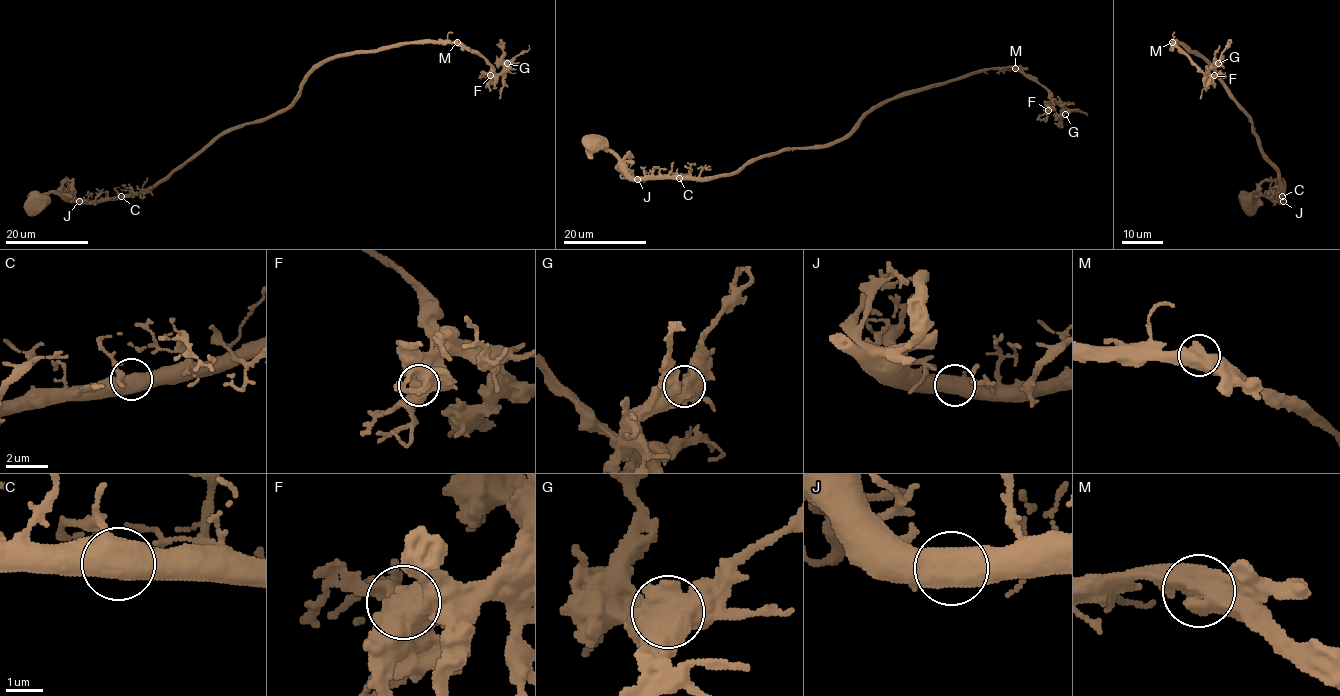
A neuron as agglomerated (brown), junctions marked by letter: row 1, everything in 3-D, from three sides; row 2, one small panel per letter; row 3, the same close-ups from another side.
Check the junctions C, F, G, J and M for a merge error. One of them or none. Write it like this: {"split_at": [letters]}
{"split_at": []}

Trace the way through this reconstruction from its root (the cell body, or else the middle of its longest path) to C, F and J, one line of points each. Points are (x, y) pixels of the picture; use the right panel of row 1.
C: (1248, 203), (1253, 202), (1254, 193), (1272, 194), (1281, 201), (1282, 196)
F: (1248, 203), (1254, 193), (1281, 201), (1280, 174), (1221, 77), (1196, 52), (1171, 43), (1214, 75)
J: (1248, 203), (1253, 202), (1254, 193), (1272, 194), (1283, 201)

